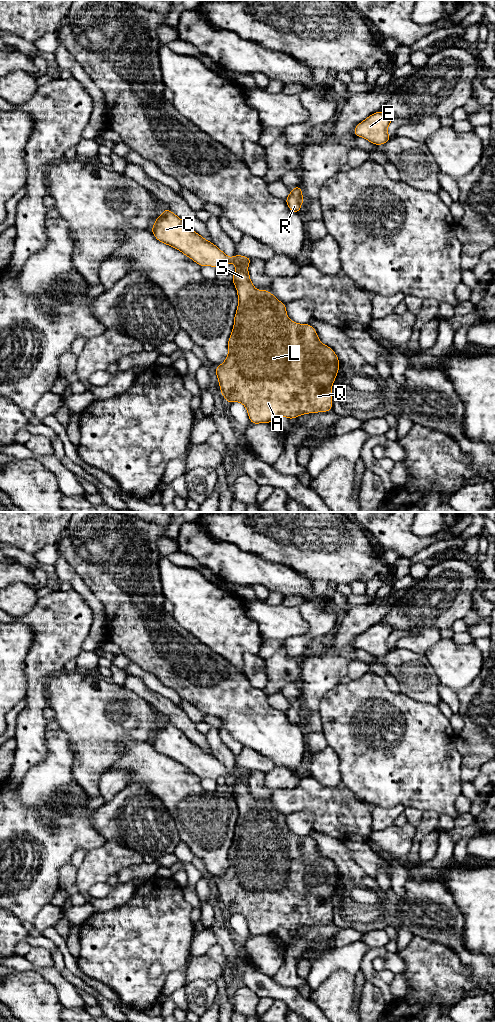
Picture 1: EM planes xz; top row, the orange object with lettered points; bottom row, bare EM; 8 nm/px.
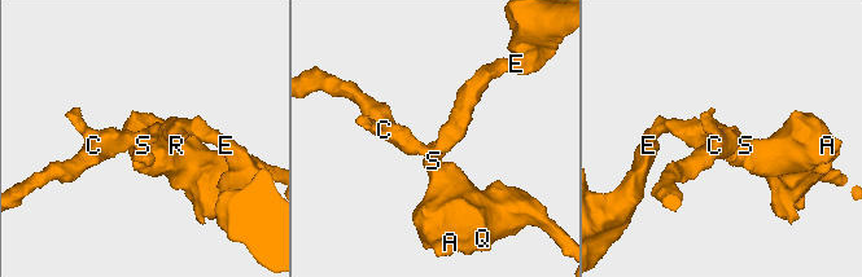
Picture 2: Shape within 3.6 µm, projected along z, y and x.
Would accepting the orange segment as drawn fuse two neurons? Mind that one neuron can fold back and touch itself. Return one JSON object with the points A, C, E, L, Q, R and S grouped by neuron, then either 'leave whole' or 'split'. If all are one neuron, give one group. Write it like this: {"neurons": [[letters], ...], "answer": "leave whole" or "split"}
{"neurons": [["A", "L", "Q", "S"], ["C", "E", "R"]], "answer": "split"}

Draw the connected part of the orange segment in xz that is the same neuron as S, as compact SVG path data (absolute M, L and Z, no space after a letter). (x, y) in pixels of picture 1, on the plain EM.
M248 776L236 778L232 794L237 801L238 820L228 852L229 865L215 883L220 904L226 913L241 914L246 919L252 936L271 935L279 927L294 931L303 926L332 922L332 896L340 880L335 864L320 854L315 840L310 836L290 832L286 816L281 815L271 804L255 801L248 785Z

